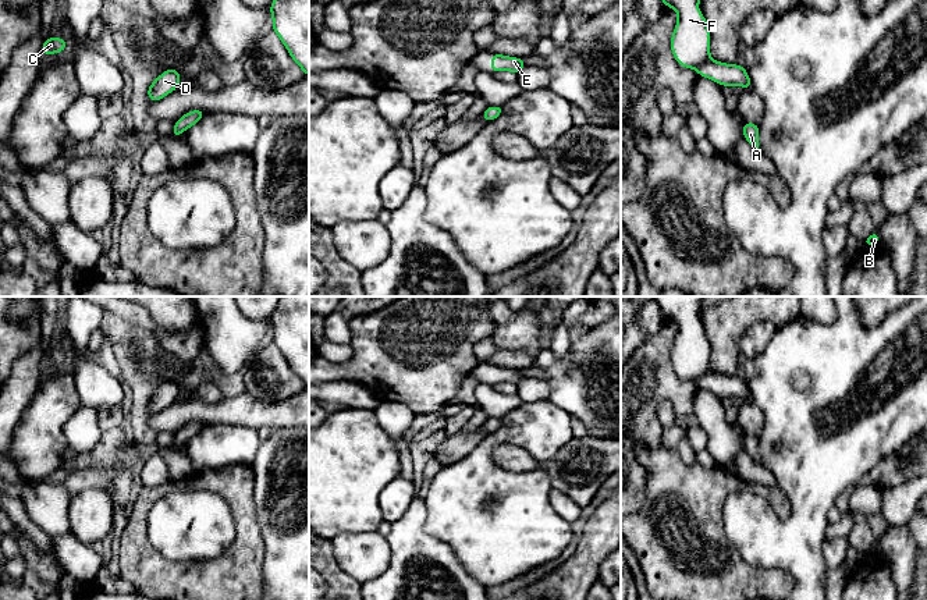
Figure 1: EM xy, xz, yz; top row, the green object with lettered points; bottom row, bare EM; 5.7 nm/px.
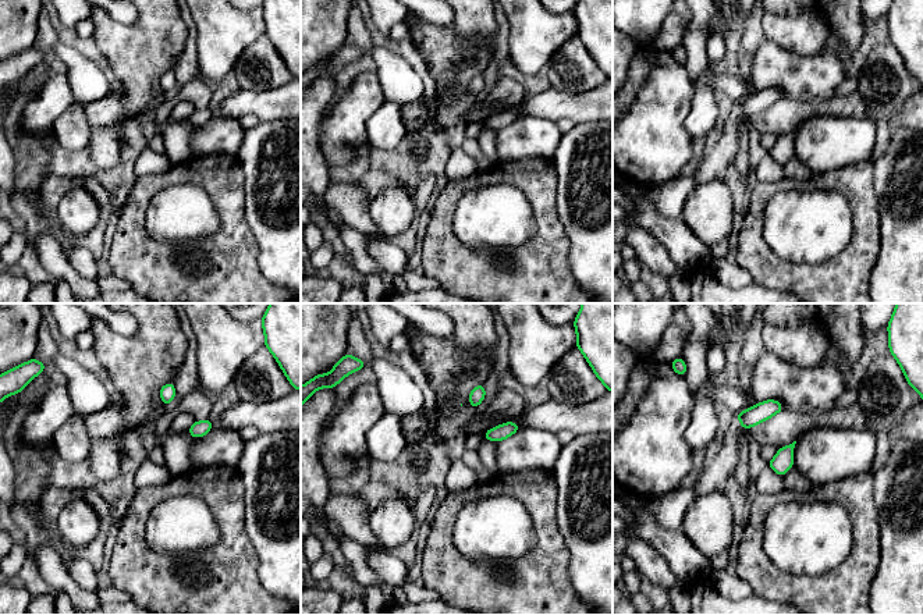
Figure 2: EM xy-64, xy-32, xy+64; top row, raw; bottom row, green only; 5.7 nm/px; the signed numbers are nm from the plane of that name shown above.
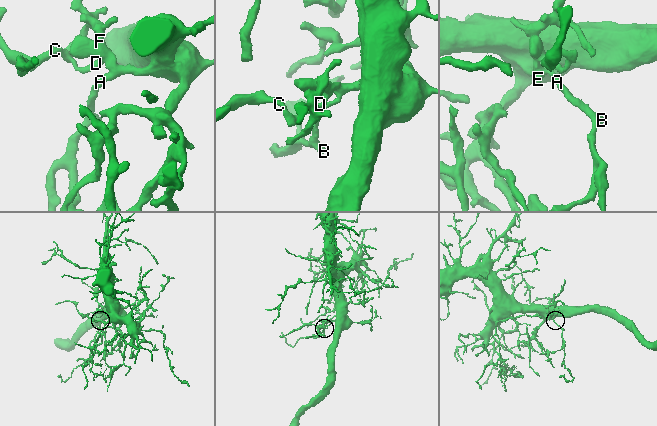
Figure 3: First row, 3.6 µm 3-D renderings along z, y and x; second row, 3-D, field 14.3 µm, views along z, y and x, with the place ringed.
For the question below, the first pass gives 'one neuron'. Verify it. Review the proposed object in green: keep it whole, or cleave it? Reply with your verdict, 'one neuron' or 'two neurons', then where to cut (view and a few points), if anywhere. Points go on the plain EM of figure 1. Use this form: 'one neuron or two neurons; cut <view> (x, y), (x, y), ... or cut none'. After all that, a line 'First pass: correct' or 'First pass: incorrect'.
one neuron; cut none
First pass: correct

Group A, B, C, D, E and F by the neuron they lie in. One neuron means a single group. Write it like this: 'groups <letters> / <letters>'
groups A B C D E F

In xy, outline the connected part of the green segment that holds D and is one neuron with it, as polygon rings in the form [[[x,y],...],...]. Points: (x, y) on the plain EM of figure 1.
[[[170,380],[164,383],[159,390],[156,390],[148,402],[149,412],[160,412],[167,405],[171,405],[177,401],[181,387],[177,381]]]

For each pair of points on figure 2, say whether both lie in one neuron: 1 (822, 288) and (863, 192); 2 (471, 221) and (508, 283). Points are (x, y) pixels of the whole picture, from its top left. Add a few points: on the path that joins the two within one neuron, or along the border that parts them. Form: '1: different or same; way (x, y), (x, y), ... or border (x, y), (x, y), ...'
1: same; way (845, 265), (863, 246), (863, 216)
2: different; border (457, 235), (462, 242), (474, 248), (519, 246)

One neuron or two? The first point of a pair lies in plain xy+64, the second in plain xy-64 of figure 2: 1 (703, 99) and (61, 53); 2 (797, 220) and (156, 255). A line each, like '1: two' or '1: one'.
1: two
2: two

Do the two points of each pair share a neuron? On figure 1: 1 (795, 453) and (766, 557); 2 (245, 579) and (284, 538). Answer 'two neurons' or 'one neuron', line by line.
1: one neuron
2: two neurons

